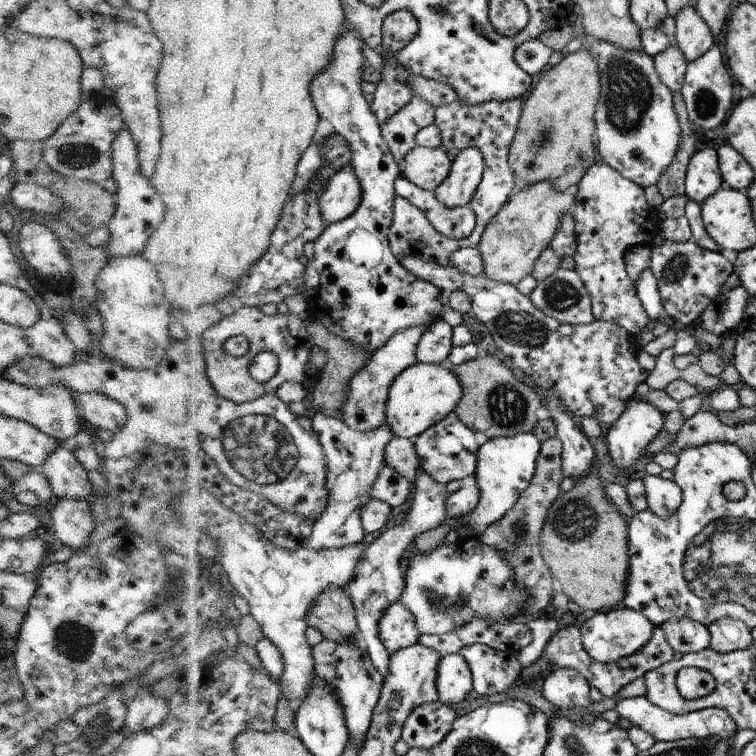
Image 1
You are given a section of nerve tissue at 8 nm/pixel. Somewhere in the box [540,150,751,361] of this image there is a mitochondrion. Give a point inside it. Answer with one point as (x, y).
(677, 267)

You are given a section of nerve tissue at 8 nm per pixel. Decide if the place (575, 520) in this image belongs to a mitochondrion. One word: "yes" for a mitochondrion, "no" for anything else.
yes

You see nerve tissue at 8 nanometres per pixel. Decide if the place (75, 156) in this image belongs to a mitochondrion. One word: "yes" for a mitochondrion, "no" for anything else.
yes

